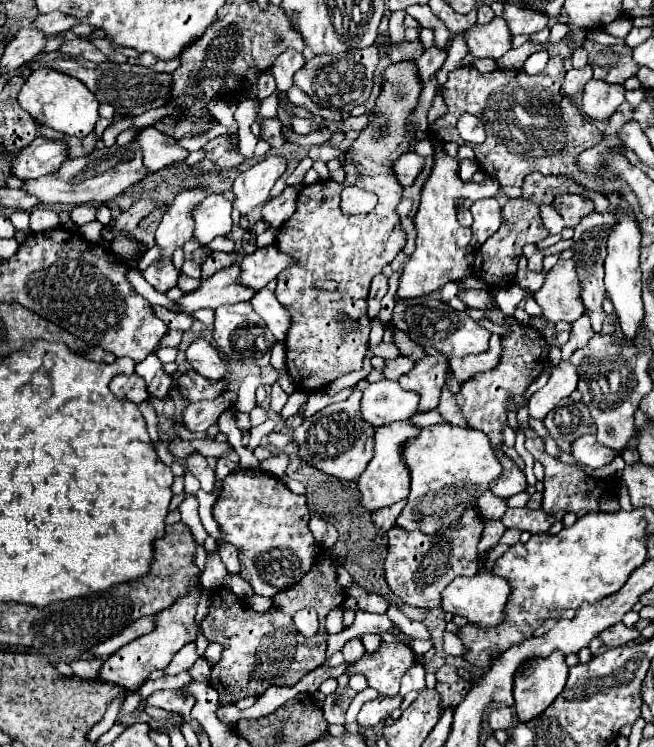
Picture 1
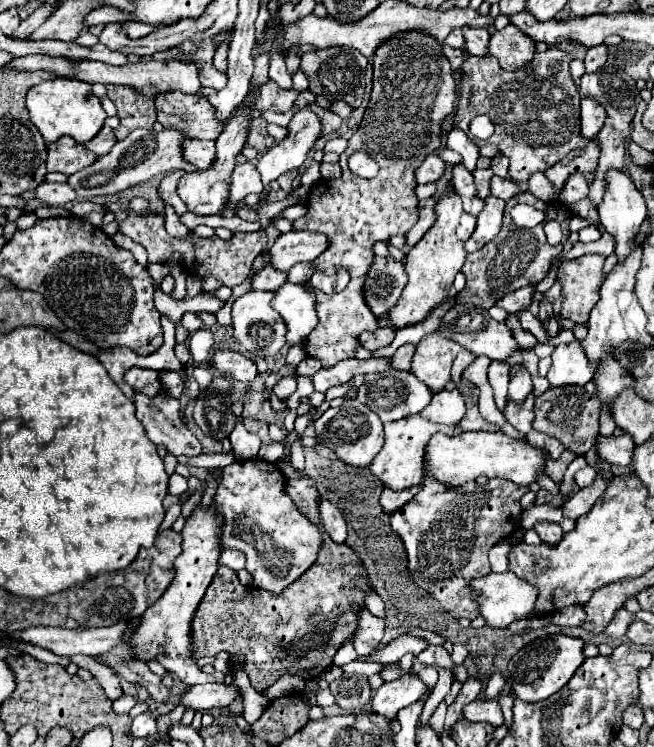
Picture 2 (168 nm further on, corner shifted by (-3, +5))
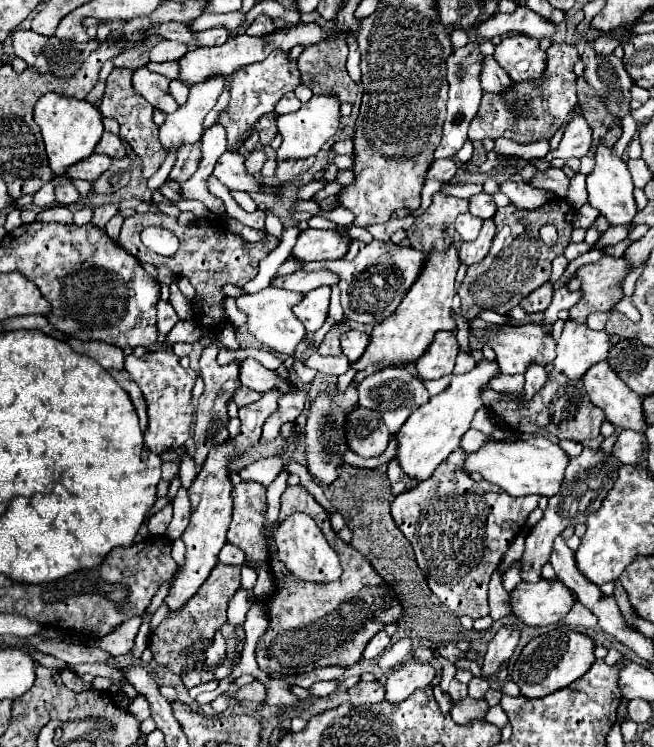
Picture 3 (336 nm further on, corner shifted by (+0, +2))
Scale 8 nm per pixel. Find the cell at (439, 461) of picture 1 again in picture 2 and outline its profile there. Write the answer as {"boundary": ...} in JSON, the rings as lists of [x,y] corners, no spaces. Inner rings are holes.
{"boundary":[[[462,431],[458,435],[444,435],[436,433],[424,453],[424,465],[426,465],[426,477],[440,481],[448,489],[458,489],[470,481],[476,481],[480,475],[492,479],[502,477],[510,479],[516,485],[530,485],[536,481],[536,473],[544,471],[544,455],[540,449],[510,439],[508,435],[496,431]]]}

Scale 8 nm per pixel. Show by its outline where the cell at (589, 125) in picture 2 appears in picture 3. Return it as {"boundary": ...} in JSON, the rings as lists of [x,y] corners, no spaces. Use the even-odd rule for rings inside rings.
{"boundary":[[[583,116],[575,118],[569,122],[565,134],[563,134],[563,140],[559,142],[559,146],[555,150],[551,150],[547,154],[547,160],[555,160],[555,158],[561,158],[561,160],[569,160],[569,158],[583,158],[589,148],[591,148],[591,128],[589,124],[585,122]]]}

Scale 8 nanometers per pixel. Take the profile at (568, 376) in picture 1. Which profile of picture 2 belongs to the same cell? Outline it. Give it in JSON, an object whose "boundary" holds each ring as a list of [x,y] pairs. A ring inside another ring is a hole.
{"boundary":[[[578,341],[568,345],[558,345],[552,353],[552,367],[548,371],[550,387],[564,387],[564,385],[584,385],[592,379],[594,367],[588,363],[586,355]]]}

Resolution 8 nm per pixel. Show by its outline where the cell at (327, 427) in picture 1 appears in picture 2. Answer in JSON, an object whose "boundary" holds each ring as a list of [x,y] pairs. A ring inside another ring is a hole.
{"boundary":[[[344,399],[344,405],[326,409],[316,421],[314,431],[318,441],[328,447],[340,461],[354,467],[366,467],[382,449],[382,421],[358,399]]]}

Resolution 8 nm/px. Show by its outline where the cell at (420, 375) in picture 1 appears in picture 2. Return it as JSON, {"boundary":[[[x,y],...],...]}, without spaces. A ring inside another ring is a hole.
{"boundary":[[[430,333],[418,343],[410,371],[424,381],[432,393],[440,393],[450,383],[450,367],[458,351],[458,343],[444,339],[440,333]]]}

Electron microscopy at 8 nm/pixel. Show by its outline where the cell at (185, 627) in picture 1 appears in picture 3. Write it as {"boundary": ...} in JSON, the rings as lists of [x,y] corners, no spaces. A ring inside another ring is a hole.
{"boundary":[[[267,392],[261,396],[259,402],[255,404],[249,404],[249,406],[243,406],[239,408],[239,420],[241,420],[241,432],[235,436],[235,438],[229,438],[227,442],[215,446],[205,464],[203,464],[203,470],[197,474],[195,482],[191,484],[189,488],[189,500],[191,500],[191,522],[187,526],[187,530],[183,532],[181,540],[185,542],[187,546],[187,552],[185,552],[185,566],[175,574],[175,580],[171,584],[171,590],[169,590],[169,596],[165,598],[169,610],[179,610],[181,606],[185,606],[185,602],[201,588],[201,584],[207,580],[207,576],[211,574],[211,570],[215,568],[217,564],[217,556],[223,548],[223,544],[227,542],[227,528],[229,528],[229,522],[231,522],[231,506],[233,506],[233,500],[231,500],[231,480],[229,480],[229,474],[231,474],[231,462],[239,456],[243,456],[245,452],[249,452],[249,448],[253,444],[259,442],[261,438],[261,428],[267,420],[267,416],[271,416],[271,412],[275,412],[277,408],[277,400],[279,400],[279,392]]]}

